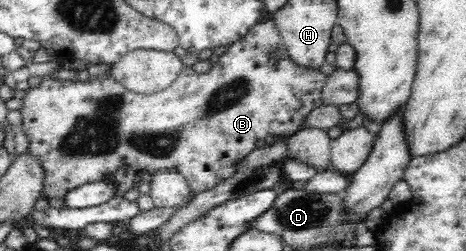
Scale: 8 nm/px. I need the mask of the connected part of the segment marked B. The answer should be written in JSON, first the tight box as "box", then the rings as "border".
{"box":[19,20,328,198],"border":[[[265,20],[265,22],[259,22],[255,24],[246,36],[243,36],[241,40],[236,41],[228,47],[227,52],[219,58],[217,63],[213,63],[213,66],[209,69],[209,72],[198,73],[195,72],[192,67],[183,67],[179,72],[177,80],[173,82],[167,89],[159,90],[157,93],[141,94],[129,92],[128,89],[117,83],[111,74],[106,78],[102,78],[98,75],[97,70],[92,70],[92,76],[88,82],[69,82],[65,80],[54,80],[53,78],[45,78],[43,82],[37,86],[37,88],[29,88],[25,92],[23,98],[23,105],[19,112],[21,112],[22,123],[19,125],[19,129],[25,132],[25,136],[29,139],[28,152],[33,154],[33,157],[37,158],[37,161],[41,162],[41,167],[45,169],[44,176],[44,193],[46,198],[65,198],[72,190],[82,187],[84,184],[97,182],[98,180],[106,179],[108,176],[128,166],[135,171],[147,170],[149,174],[153,175],[161,168],[171,168],[181,173],[184,176],[191,187],[192,192],[205,192],[215,188],[219,182],[231,178],[236,170],[236,165],[249,155],[249,152],[256,150],[254,143],[257,140],[263,140],[266,136],[277,136],[279,134],[286,134],[290,136],[303,130],[303,122],[307,118],[307,114],[314,108],[323,105],[322,93],[326,84],[328,76],[323,74],[319,68],[309,68],[301,64],[295,64],[287,51],[285,51],[285,45],[281,41],[281,35],[277,26],[273,20]]]}

